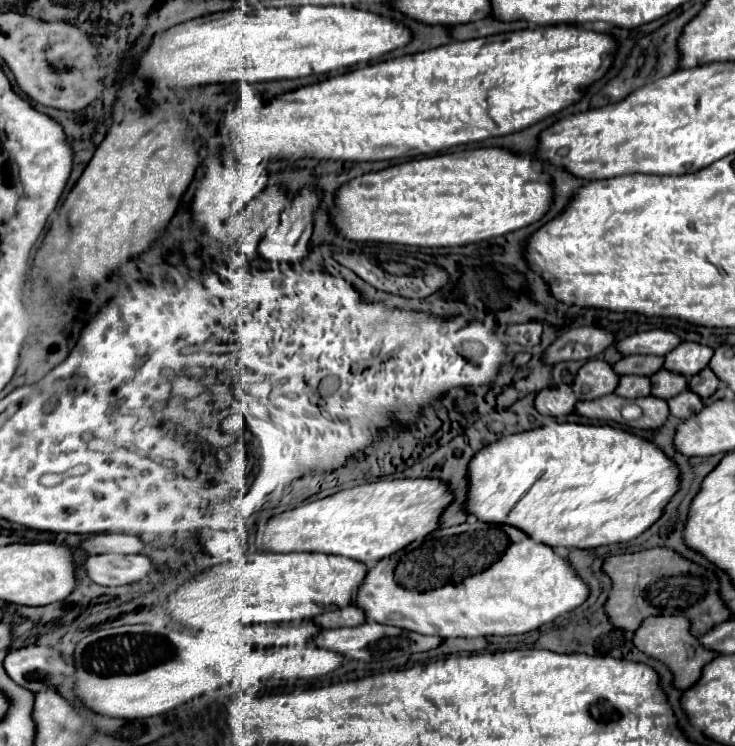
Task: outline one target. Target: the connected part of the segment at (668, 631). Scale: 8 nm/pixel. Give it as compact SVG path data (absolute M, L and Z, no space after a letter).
M650 616L646 618L638 630L634 632L632 644L644 652L650 658L660 660L664 666L668 666L668 670L672 672L672 684L678 690L686 690L688 686L696 684L696 680L700 678L702 666L708 664L712 658L716 658L714 652L700 648L698 640L694 636L690 636L688 632L690 622L684 616Z

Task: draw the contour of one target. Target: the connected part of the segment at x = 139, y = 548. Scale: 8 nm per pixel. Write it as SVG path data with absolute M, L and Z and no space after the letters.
M101 533L92 536L98 536L98 546L100 546L100 552L90 554L90 558L84 562L84 568L86 568L92 582L96 582L100 586L124 586L124 584L132 584L132 582L142 580L152 570L152 562L148 556L143 554L144 543L140 538L126 534L126 536L130 536L130 554L122 554L122 552L110 552L108 550L110 548L110 536L114 536L114 534Z

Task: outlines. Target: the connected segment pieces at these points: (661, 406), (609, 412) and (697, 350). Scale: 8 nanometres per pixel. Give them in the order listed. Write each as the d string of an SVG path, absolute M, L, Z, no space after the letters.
M646 396L646 398L634 400L634 404L638 404L642 408L642 416L638 418L640 426L634 426L634 428L654 430L654 428L660 428L664 424L664 420L668 418L666 400L656 400L654 396Z
M608 394L608 396L596 398L596 400L586 400L586 402L576 404L574 412L584 416L584 418L590 418L590 420L602 420L602 422L616 422L616 424L620 424L620 420L622 420L620 410L628 402L630 400L626 400L626 398L620 398L616 394Z
M682 342L672 352L664 356L664 368L676 374L682 374L686 378L692 378L700 370L708 366L708 360L712 358L714 350L696 342Z

